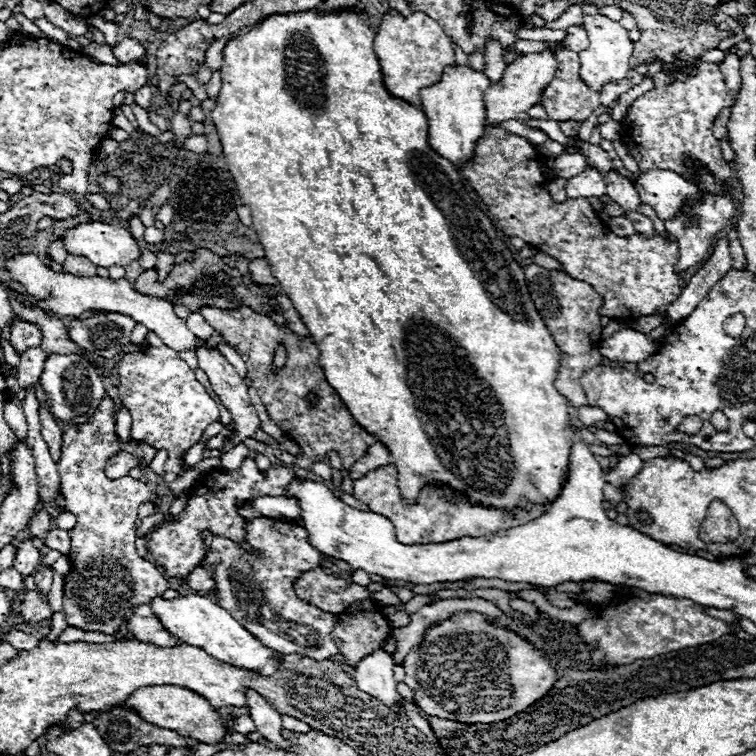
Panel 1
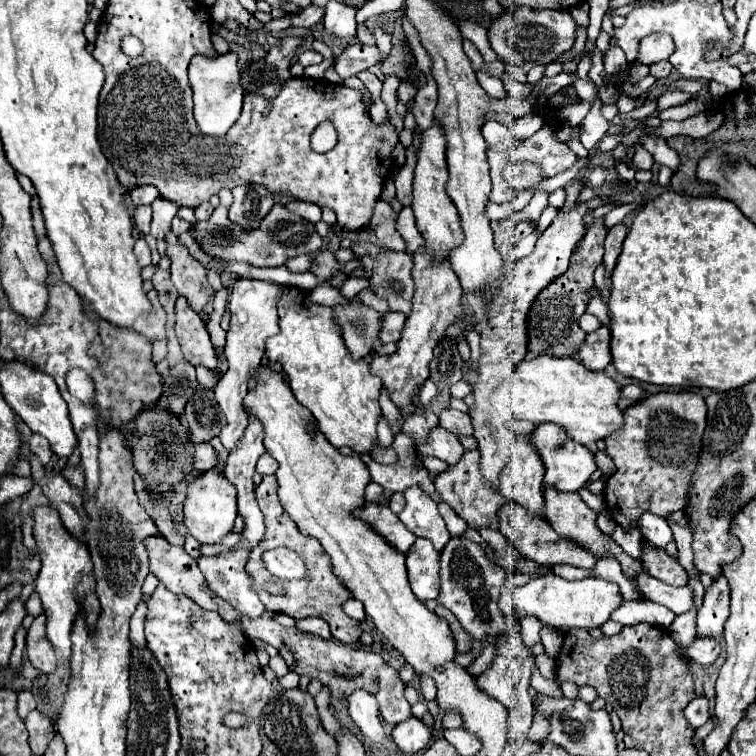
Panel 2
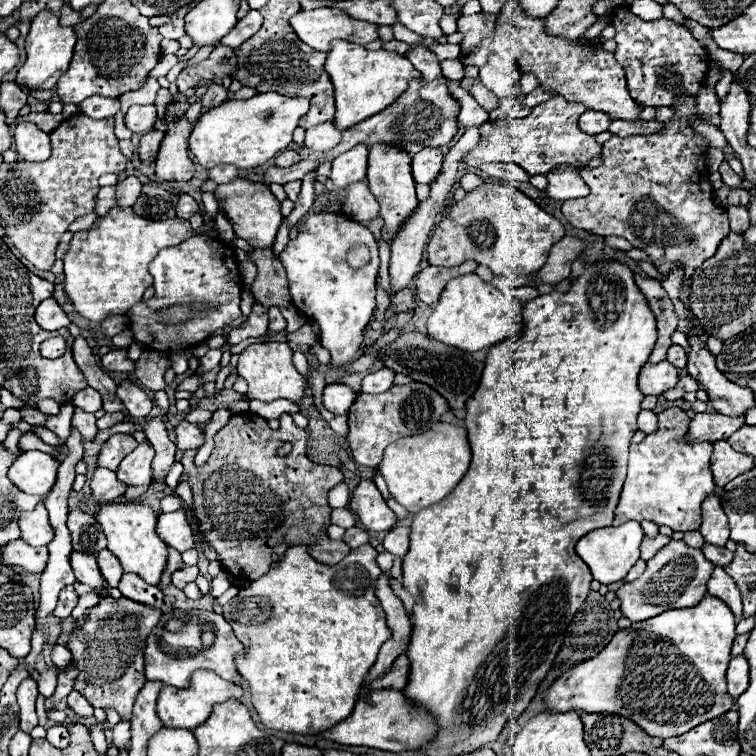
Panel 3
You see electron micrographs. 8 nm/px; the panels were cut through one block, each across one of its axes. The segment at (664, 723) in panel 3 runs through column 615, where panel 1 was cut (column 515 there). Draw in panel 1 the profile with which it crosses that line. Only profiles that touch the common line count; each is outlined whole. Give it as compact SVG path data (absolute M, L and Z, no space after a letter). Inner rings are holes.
M458 612L428 628L424 640L404 658L404 670L404 684L414 690L414 702L424 714L440 716L444 720L464 720L464 724L492 724L496 720L506 720L548 694L556 682L556 670L532 644L520 640L506 628L490 624L484 614L478 612Z

